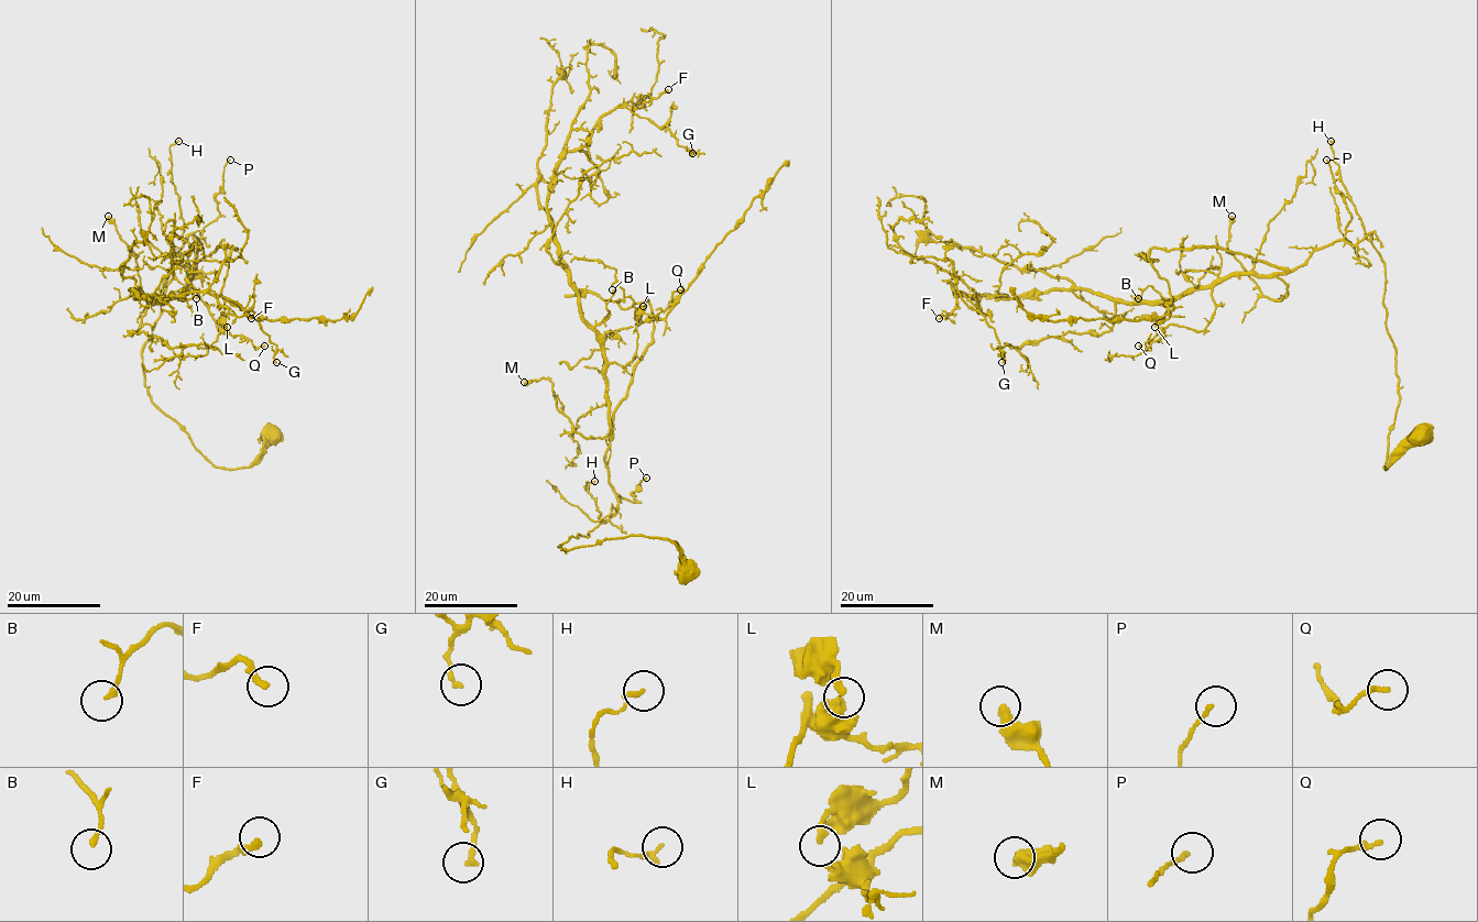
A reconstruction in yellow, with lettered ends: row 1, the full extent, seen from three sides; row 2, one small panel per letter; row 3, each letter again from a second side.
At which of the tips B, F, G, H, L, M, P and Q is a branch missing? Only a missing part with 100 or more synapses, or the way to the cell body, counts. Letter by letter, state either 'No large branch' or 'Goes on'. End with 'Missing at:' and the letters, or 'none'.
B: No large branch
F: No large branch
G: No large branch
H: No large branch
L: No large branch
M: No large branch
P: No large branch
Q: No large branch
Missing at: none

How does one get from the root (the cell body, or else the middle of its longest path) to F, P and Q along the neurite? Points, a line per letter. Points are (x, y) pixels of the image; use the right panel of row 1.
F: (1421, 432), (1386, 469), (1398, 376), (1369, 233), (1285, 273), (1229, 275), (1168, 299), (956, 293), (939, 318)
P: (1421, 432), (1386, 469), (1400, 399), (1386, 265), (1369, 233), (1344, 240), (1351, 215), (1326, 160)
Q: (1421, 432), (1386, 469), (1398, 376), (1369, 233), (1285, 273), (1223, 277), (1203, 330), (1169, 325), (1138, 346)

